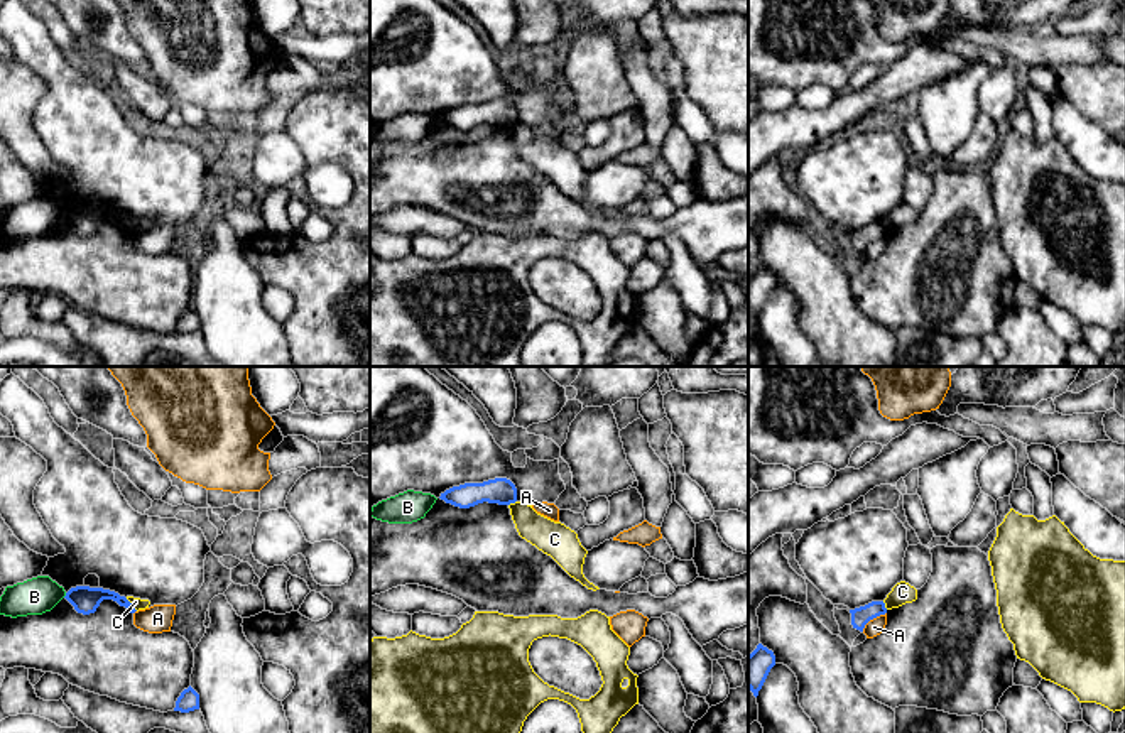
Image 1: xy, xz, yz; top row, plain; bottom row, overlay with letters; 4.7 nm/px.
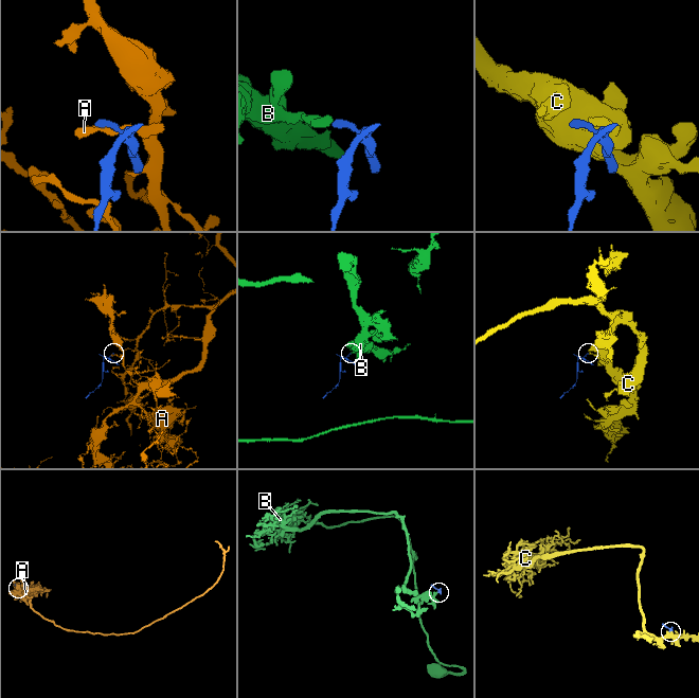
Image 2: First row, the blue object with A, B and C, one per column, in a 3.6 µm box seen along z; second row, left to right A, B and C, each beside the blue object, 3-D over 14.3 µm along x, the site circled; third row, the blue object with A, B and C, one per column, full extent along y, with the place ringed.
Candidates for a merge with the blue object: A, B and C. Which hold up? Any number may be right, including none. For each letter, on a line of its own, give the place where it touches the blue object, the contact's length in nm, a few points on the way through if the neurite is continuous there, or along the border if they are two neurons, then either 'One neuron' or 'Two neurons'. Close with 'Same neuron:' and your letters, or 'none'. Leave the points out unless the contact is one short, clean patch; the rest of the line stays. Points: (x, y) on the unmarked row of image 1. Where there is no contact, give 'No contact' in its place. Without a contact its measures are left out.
A: Touches blue at yz (872, 240). Shared border 150 nm. Boundary: yz (885, 233), (874, 238), (862, 252). Two neurons
B: Touches blue at xy (66, 217). Shared border 30 nm. Boundary: xy (66, 215), (63, 218). Two neurons
C: Touches blue at xy (130, 227). Shared border 90 nm. Boundary: xy (125, 220), (137, 232). Two neurons
Same neuron: none

